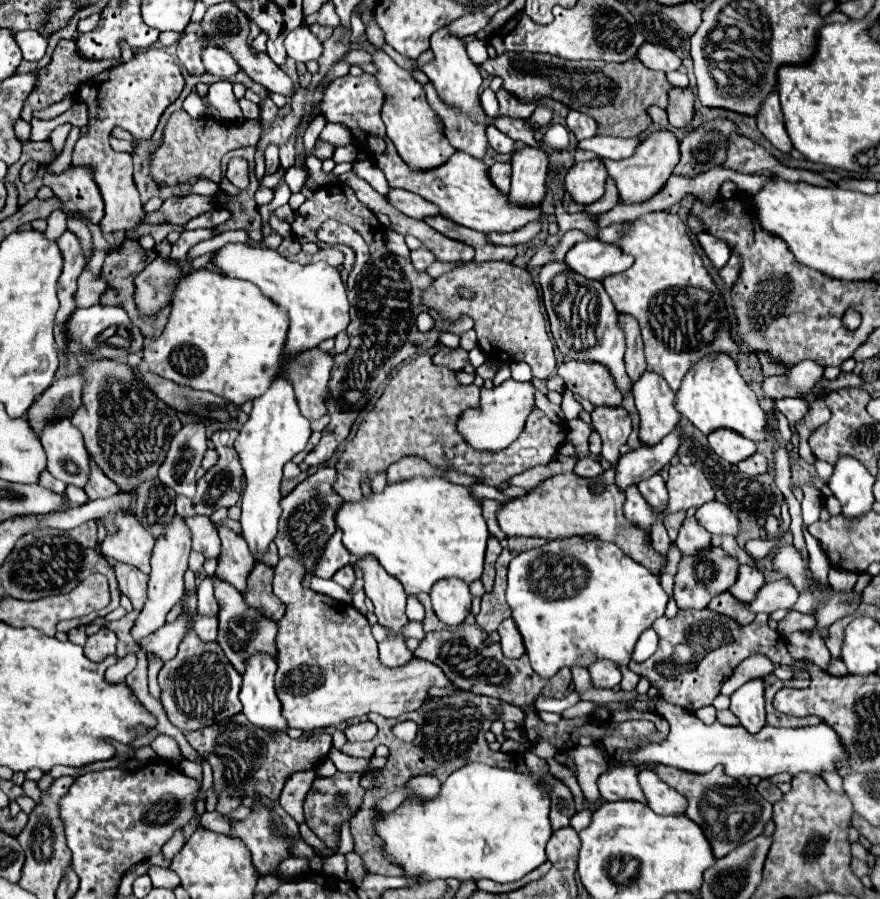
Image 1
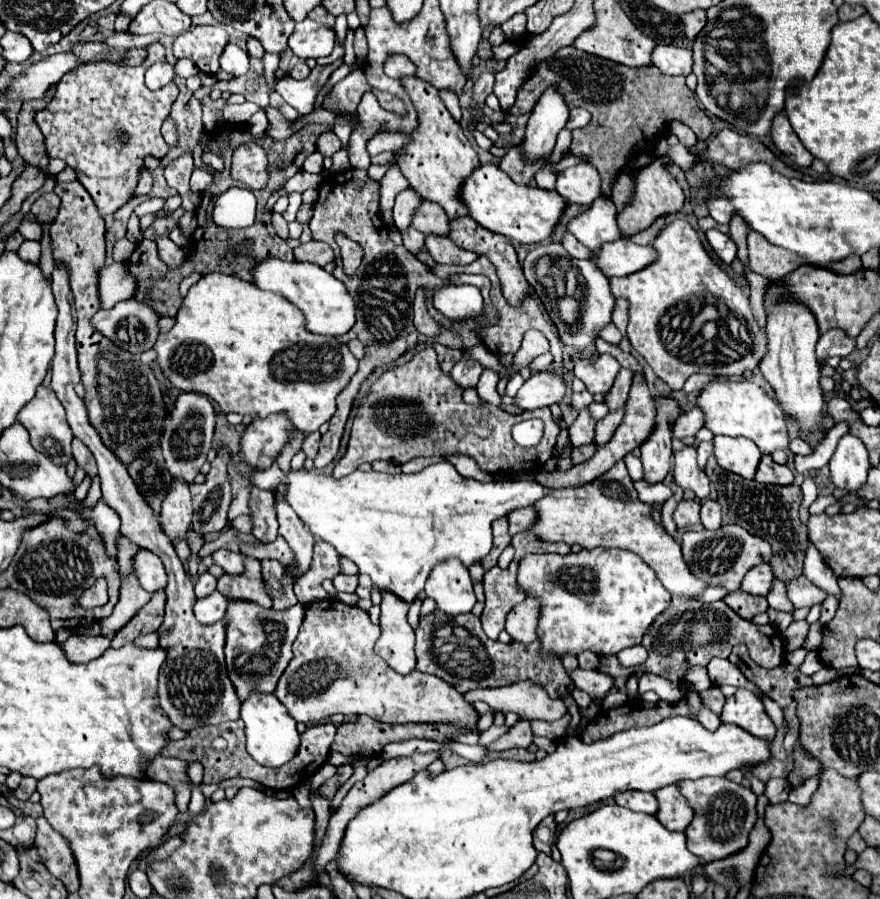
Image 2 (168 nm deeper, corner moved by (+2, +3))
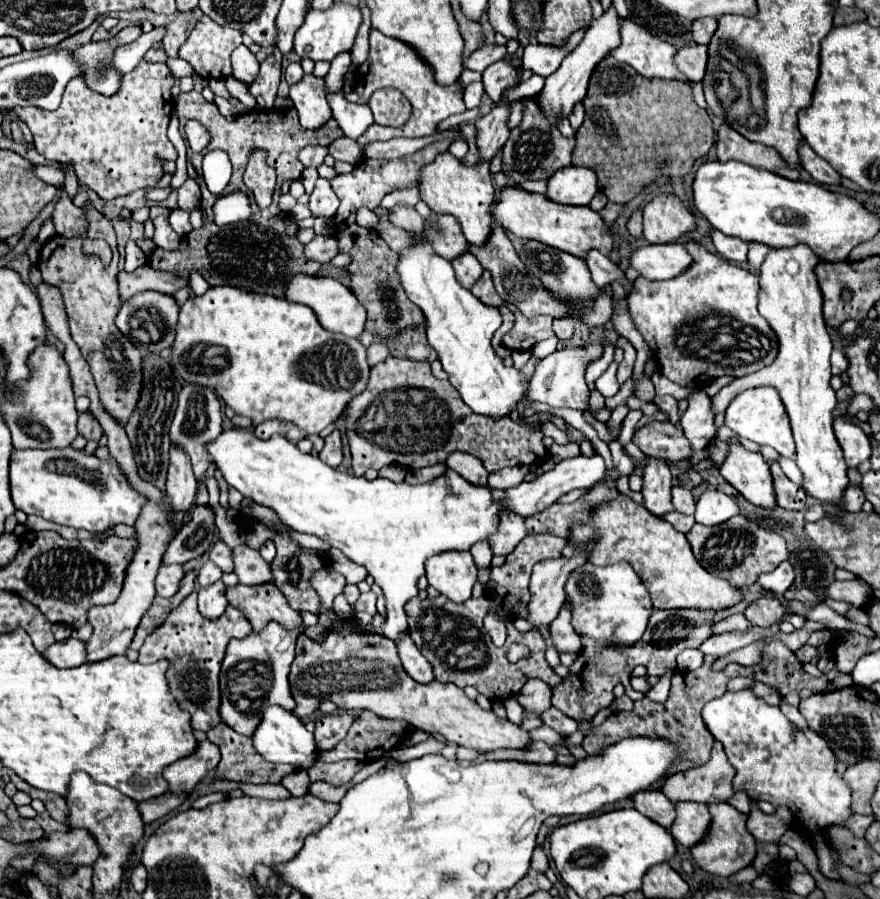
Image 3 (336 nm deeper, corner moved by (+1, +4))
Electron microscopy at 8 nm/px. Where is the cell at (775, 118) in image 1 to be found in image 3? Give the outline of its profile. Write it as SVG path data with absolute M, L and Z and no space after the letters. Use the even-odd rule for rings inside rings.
M802 143L800 147L800 157L802 157L802 167L818 181L818 183L824 183L824 185L840 185L842 177L840 173L828 163L824 161L822 157L818 157L810 145Z

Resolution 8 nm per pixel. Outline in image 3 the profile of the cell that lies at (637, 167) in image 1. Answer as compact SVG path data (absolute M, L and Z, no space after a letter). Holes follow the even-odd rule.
M658 193L644 207L644 237L650 245L672 243L696 229L694 215L676 195Z

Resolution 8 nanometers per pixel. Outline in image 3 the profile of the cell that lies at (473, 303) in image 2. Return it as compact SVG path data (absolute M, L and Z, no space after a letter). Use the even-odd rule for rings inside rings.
M426 231L414 237L416 243L400 251L396 273L408 299L424 313L428 343L436 349L444 371L450 375L450 383L474 413L494 421L510 417L520 403L526 403L528 377L514 367L506 367L494 353L492 337L502 325L500 311L480 303L458 283L452 265L434 251Z

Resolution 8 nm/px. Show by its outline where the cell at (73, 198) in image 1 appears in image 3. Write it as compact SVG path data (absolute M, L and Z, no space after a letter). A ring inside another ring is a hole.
M90 203L86 209L90 229L88 239L104 239L112 247L112 263L106 269L102 261L96 257L86 257L82 253L84 239L66 239L66 237L52 237L40 251L38 269L42 273L42 281L46 285L56 287L62 293L62 301L68 315L68 327L72 333L74 343L82 351L84 359L90 365L94 375L96 387L100 391L100 399L120 423L126 423L132 415L132 409L140 397L140 381L142 381L142 355L140 351L120 333L114 319L122 307L120 291L118 291L118 249L116 249L116 235L112 223L96 211Z

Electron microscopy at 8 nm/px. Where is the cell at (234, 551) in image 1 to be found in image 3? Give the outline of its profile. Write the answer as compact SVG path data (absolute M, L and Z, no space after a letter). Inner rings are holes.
M238 585L226 589L226 597L230 605L236 605L246 613L256 633L262 631L270 621L276 621L286 629L302 627L300 613L288 605L286 597L280 593L276 585L258 585L258 587Z

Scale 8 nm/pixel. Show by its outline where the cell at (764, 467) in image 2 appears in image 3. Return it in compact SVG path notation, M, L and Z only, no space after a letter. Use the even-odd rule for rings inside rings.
M774 461L770 465L772 477L774 477L774 489L778 497L778 505L788 511L802 511L806 507L806 493L800 489L800 485L794 485L780 469L780 465Z

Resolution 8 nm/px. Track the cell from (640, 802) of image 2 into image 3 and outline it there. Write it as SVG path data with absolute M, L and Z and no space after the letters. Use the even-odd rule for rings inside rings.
M640 791L634 795L634 807L650 817L652 821L660 823L662 827L670 829L670 825L676 819L676 807L668 797L664 797L662 791Z

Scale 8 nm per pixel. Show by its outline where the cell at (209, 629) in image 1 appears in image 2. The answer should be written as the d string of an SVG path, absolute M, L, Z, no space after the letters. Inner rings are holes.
M217 590L213 594L209 594L207 598L197 600L195 604L195 618L199 624L215 624L223 618L227 608L227 598L223 598L223 594L219 594Z

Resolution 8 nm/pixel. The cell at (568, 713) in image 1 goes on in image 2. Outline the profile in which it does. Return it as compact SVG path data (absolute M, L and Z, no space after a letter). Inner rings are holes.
M517 682L513 686L500 688L478 688L463 694L467 702L486 702L496 712L515 712L527 720L559 720L567 708L561 700L551 700L547 692L533 682ZM497 692L497 694L493 694ZM491 694L491 700L489 700Z

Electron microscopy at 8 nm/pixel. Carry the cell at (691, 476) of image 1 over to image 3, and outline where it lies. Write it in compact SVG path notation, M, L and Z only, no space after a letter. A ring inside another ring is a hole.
M704 391L690 395L690 405L682 413L680 425L692 445L692 451L700 451L710 445L710 441L716 435L716 425L714 425L712 401Z

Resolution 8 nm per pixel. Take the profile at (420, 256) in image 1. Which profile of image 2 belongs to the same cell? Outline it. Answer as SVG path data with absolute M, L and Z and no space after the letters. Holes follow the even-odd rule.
M409 228L405 234L403 234L403 246L411 252L411 254L419 254L425 246L425 236L415 230L415 228Z

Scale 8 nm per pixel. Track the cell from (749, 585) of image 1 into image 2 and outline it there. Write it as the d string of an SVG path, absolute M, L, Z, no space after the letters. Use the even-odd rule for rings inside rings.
M759 564L745 574L745 578L741 582L741 590L749 592L749 594L755 594L755 596L767 596L769 588L771 588L771 582L773 582L771 566L769 564Z

